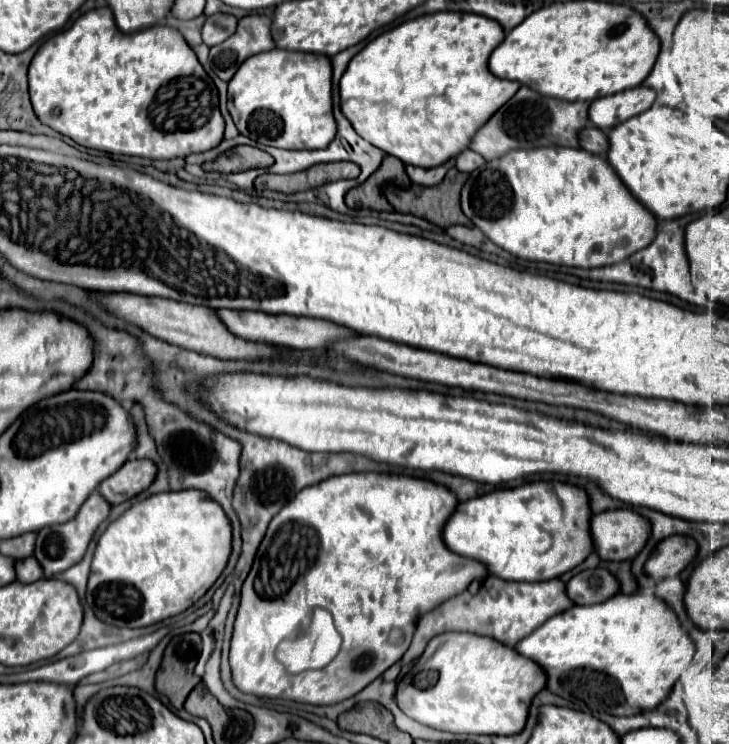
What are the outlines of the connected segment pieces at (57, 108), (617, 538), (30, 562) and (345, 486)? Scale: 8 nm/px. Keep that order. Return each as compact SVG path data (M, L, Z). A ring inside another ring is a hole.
M109 7L87 11L67 31L49 37L29 65L29 87L37 117L51 129L89 149L115 155L173 159L209 151L223 139L225 123L219 113L215 85L181 33L169 25L121 33Z
M629 509L603 511L591 517L593 551L603 561L633 559L649 537L647 521Z
M27 557L23 561L15 561L15 573L19 583L33 583L43 577L43 571L39 569L39 563L33 557Z
M351 473L351 475L339 475L339 477L329 477L323 483L311 485L301 489L269 523L267 533L259 545L259 551L255 555L253 567L241 587L241 601L239 601L239 609L237 609L237 619L233 625L233 637L231 637L231 649L229 649L229 665L231 665L231 679L233 685L249 695L257 695L257 697L269 697L269 699L289 699L289 701L299 701L299 703L309 703L309 705L335 705L341 703L353 695L357 695L359 691L363 691L371 681L375 681L379 675L383 675L383 671L387 671L395 661L399 661L403 657L403 653L407 651L413 631L415 631L415 623L419 619L419 613L427 613L431 609L435 609L435 605L441 605L443 601L447 601L447 597L455 597L455 593L461 593L463 589L467 589L467 585L477 579L477 577L485 577L487 571L481 563L473 561L473 559L465 559L459 557L451 551L447 551L447 547L441 541L441 529L445 525L445 521L449 519L449 515L455 511L455 497L451 497L451 493L447 493L443 489L443 485L431 485L429 481L423 479L415 479L415 477L405 477L405 475L385 475L385 473ZM315 607L323 607L327 609L335 623L337 629L343 637L343 645L339 655L331 661L331 665L319 669L319 671L303 671L299 675L291 675L283 669L283 665L275 659L275 649L281 641L285 639L293 639L299 637L299 631L305 629L309 625L309 617L311 611Z

